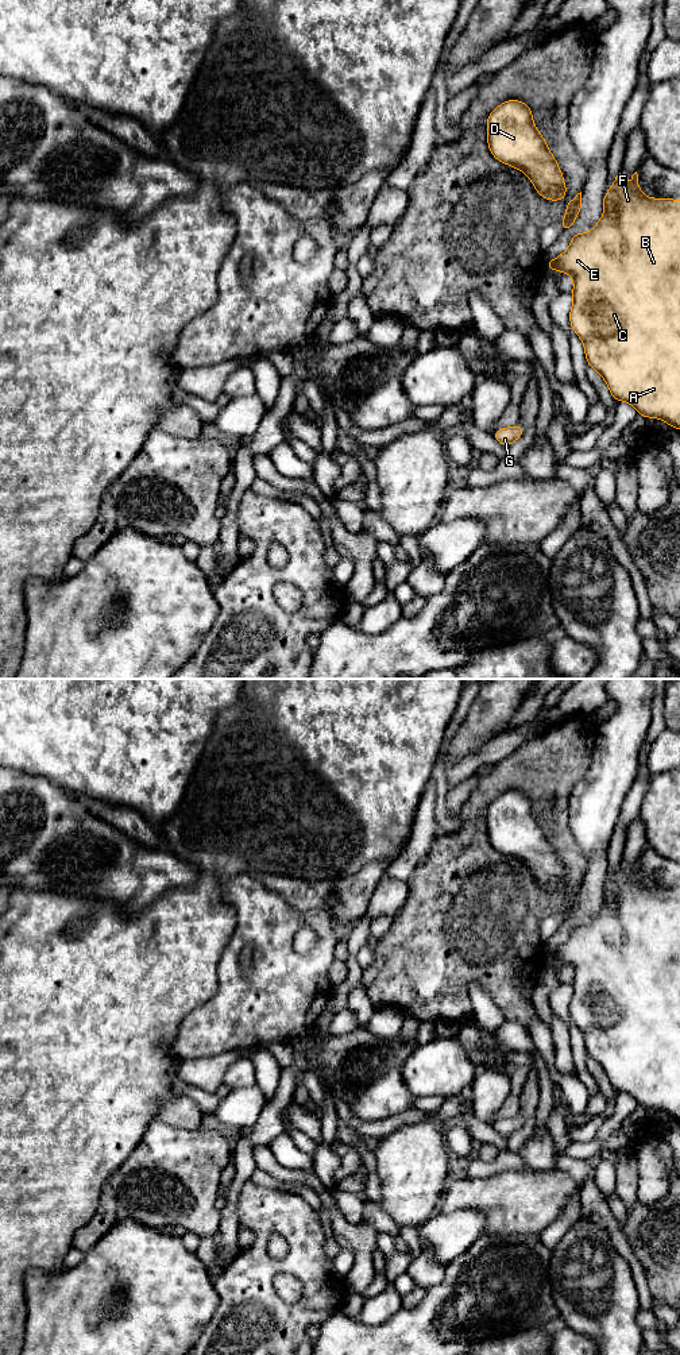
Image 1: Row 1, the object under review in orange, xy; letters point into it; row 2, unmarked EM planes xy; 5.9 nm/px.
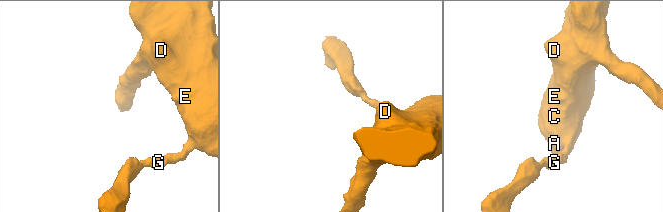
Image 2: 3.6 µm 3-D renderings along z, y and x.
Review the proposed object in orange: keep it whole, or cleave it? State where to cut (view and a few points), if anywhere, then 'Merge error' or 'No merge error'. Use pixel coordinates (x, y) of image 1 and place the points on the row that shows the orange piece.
No split. No merge error

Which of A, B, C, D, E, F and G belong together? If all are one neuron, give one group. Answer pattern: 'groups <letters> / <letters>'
groups A B C D E F G

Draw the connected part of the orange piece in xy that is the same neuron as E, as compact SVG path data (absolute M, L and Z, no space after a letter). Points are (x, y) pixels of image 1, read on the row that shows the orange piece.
M637 171L627 186L622 185L619 173L608 192L603 196L603 215L596 227L587 233L576 233L568 250L553 260L545 260L546 271L560 270L573 277L573 304L569 312L572 329L582 339L586 362L606 381L615 401L631 404L645 418L656 417L680 431L680 200L648 198L638 188Z

